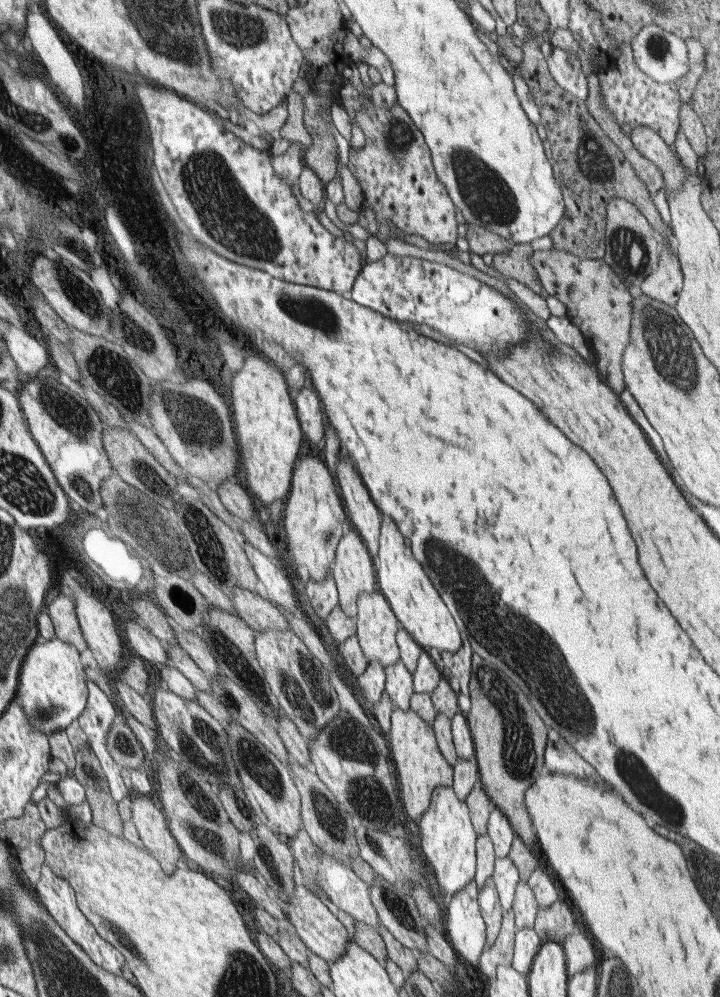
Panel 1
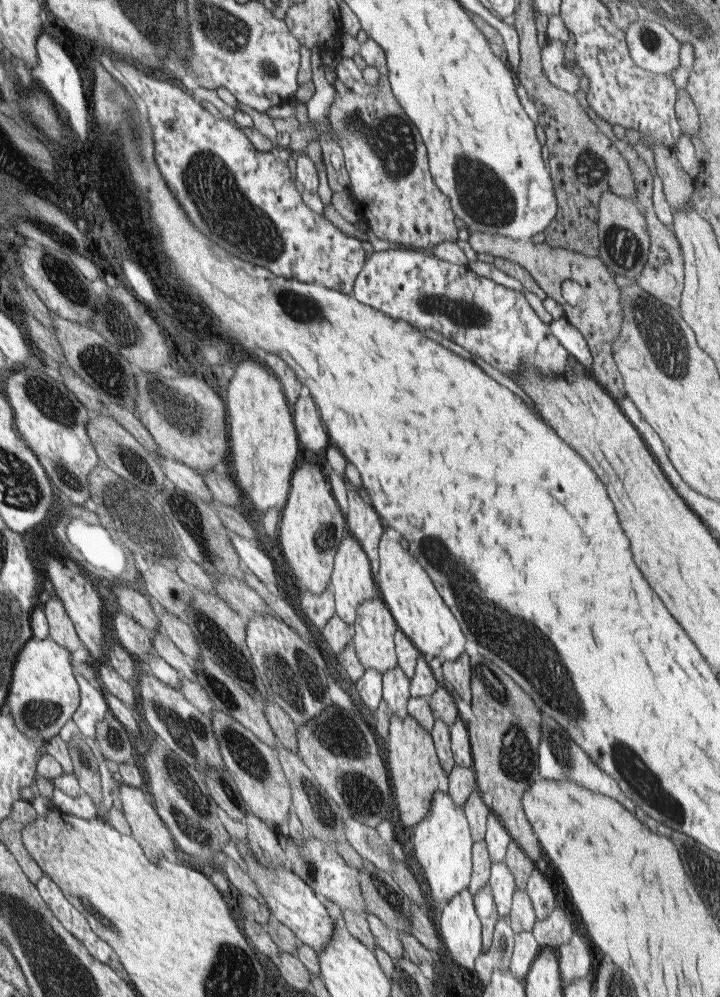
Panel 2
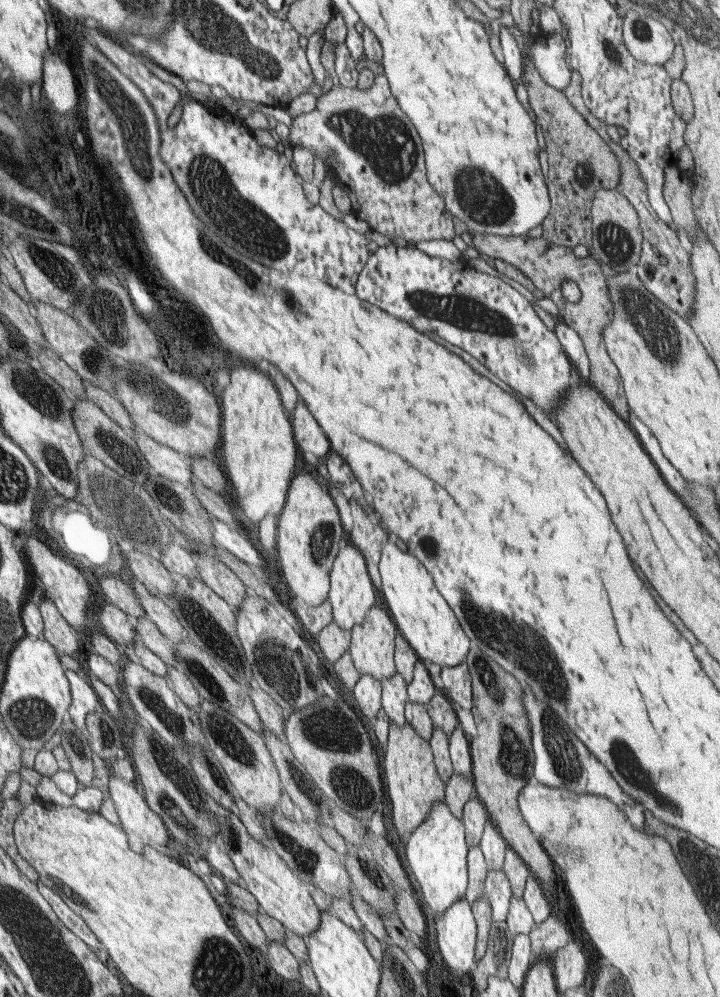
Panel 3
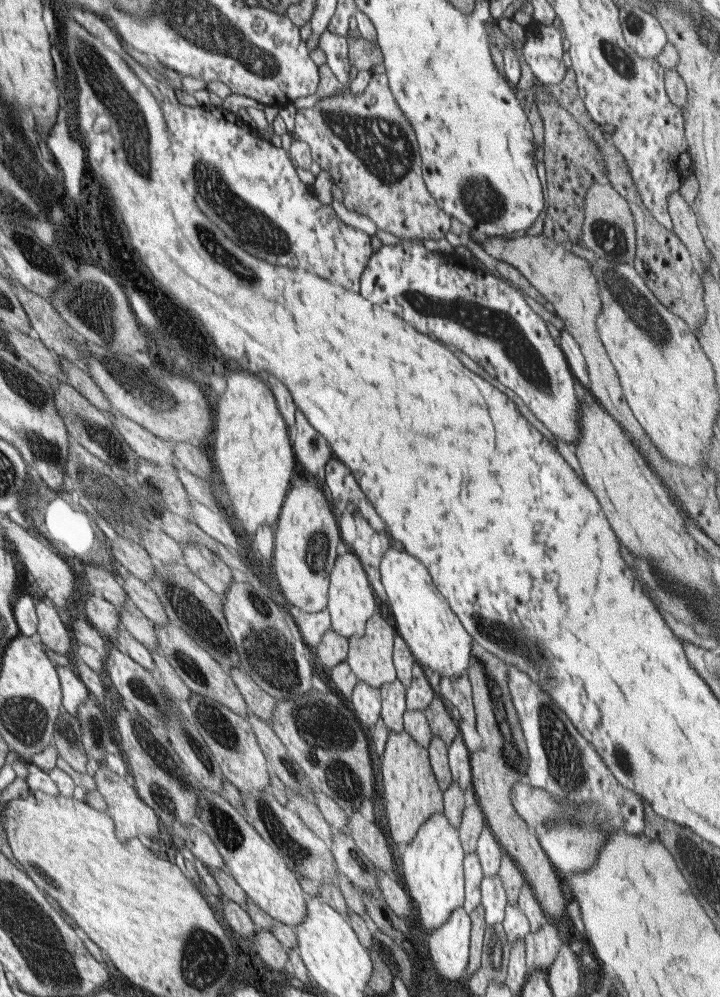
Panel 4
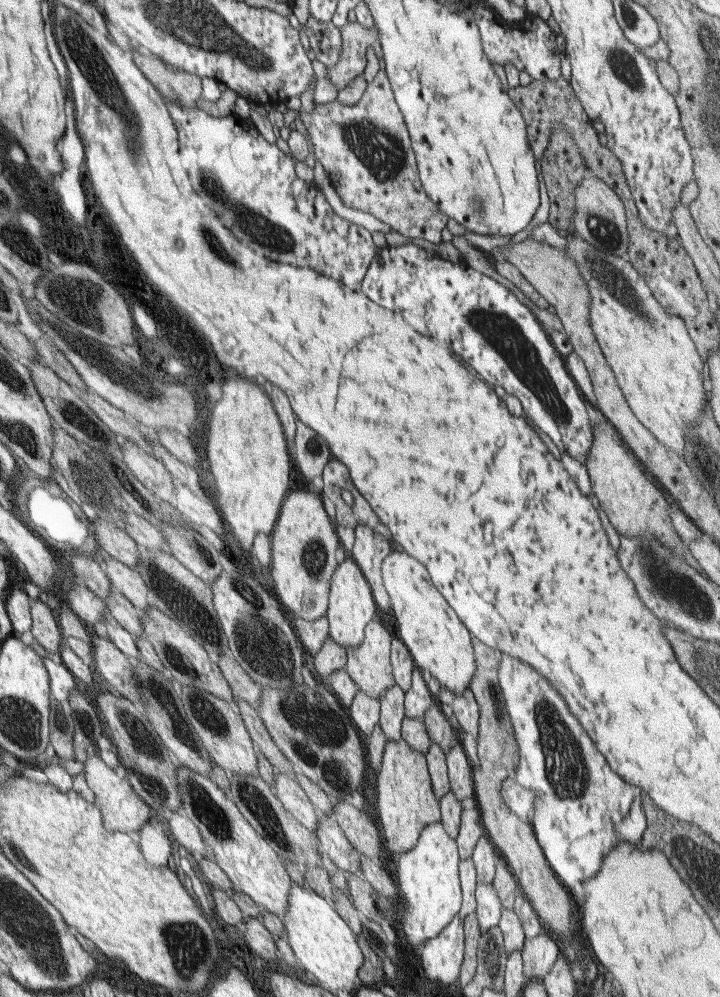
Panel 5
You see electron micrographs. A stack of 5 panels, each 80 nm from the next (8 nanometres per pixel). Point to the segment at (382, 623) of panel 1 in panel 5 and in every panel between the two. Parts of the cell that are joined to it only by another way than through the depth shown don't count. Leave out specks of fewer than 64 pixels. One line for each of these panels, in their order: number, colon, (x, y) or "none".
2: (375, 628)
3: (372, 647)
4: (370, 657)
5: (369, 665)

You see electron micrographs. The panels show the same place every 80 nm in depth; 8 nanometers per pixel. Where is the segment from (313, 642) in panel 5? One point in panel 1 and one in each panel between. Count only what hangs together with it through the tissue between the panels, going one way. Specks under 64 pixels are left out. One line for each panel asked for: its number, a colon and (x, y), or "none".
1: (323, 596)
2: (317, 609)
3: (314, 619)
4: (312, 626)

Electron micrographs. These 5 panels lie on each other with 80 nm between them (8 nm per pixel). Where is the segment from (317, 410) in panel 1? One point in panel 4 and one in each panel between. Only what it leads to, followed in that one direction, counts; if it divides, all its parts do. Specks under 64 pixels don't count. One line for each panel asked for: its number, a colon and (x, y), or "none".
2: (311, 432)
3: (311, 439)
4: (312, 450)

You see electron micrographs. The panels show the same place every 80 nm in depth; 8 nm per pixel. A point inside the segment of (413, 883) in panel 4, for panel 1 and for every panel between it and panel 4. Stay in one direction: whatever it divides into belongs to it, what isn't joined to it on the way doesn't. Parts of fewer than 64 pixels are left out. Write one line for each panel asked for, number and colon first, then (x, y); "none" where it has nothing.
1: (448, 839)
2: (443, 842)
3: (436, 851)

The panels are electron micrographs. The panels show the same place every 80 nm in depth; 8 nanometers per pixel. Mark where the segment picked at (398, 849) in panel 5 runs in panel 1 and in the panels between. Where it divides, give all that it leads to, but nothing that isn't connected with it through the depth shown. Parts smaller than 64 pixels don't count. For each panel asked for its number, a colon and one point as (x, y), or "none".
1: (421, 767)
2: (415, 771)
3: (412, 781)
4: (412, 795)

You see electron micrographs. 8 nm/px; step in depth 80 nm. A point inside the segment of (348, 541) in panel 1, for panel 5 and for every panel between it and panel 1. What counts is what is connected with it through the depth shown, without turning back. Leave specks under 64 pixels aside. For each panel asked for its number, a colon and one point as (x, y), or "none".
2: (352, 581)
3: (351, 593)
4: (351, 602)
5: (351, 607)

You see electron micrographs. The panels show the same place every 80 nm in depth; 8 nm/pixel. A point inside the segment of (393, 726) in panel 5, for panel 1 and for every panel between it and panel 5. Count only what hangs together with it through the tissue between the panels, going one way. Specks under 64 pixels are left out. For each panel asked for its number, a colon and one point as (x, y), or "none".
1: (399, 680)
2: (396, 685)
3: (394, 697)
4: (393, 694)

